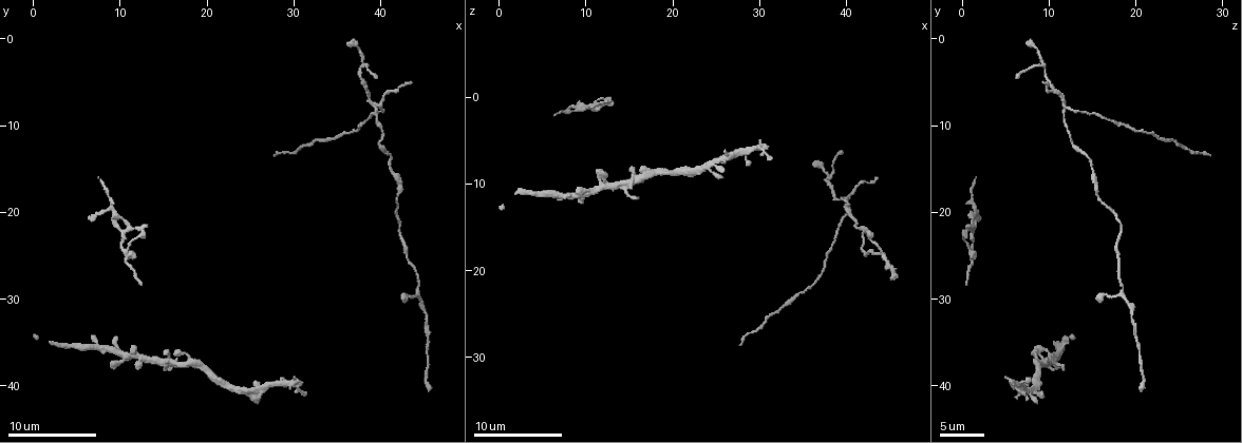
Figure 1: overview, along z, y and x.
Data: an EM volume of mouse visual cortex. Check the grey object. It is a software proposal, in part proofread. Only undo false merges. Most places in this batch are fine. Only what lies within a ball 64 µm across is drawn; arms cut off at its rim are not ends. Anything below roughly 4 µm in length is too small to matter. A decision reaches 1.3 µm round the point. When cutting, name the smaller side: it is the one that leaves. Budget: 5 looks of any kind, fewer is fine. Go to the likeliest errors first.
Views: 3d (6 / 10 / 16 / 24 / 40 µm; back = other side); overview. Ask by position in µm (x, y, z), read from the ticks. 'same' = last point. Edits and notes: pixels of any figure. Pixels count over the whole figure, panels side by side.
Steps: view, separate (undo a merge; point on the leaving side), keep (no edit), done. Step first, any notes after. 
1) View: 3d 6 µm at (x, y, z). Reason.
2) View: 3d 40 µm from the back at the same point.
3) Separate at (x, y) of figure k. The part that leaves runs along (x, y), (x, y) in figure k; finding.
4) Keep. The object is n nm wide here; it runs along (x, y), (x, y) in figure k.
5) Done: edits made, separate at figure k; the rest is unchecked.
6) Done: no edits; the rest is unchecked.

View: 3d 10 µm at (40.0, 7.8, 12.2). Four arms meet.

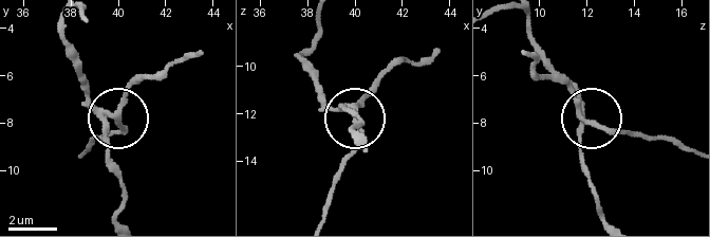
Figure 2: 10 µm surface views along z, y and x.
Separate at (127, 89) of figure 2. A second neuron is stuck on.

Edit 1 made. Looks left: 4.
View: overview.

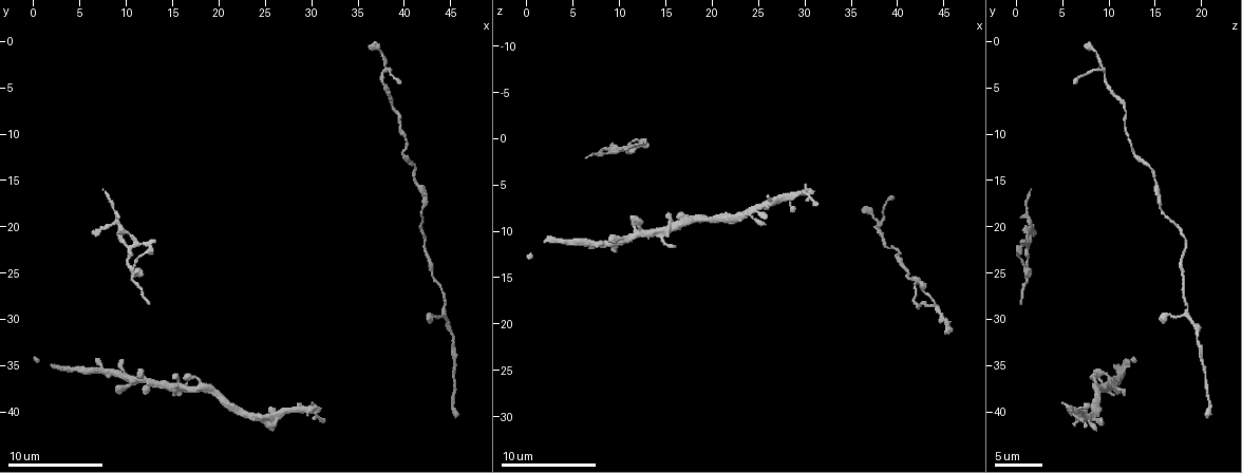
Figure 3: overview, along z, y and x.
View: 3d 6 µm at (44.0, 29.0, 18.4). Two arms in line, one across.

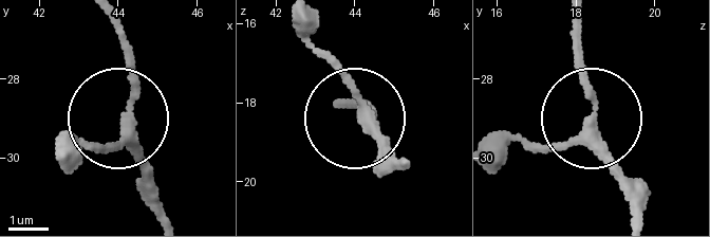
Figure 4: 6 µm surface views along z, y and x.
View: 3d 6 µm from the back at (44.30, 29.20, 18.35). From behind.

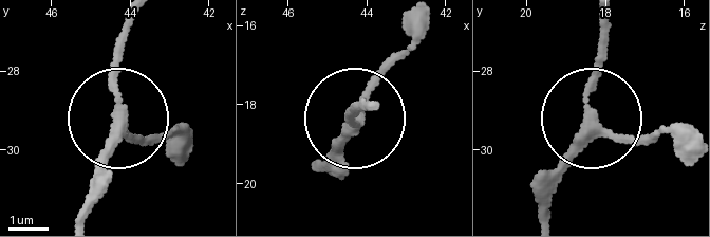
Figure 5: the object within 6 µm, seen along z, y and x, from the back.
Keep. The side arm is 12 µm long; it runs along (426, 20), (328, 168) in figure 5; one neuron here.

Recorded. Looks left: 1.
View: 3d 6 µm at (42.0, 17.8, 15.4). Thick turns thin.

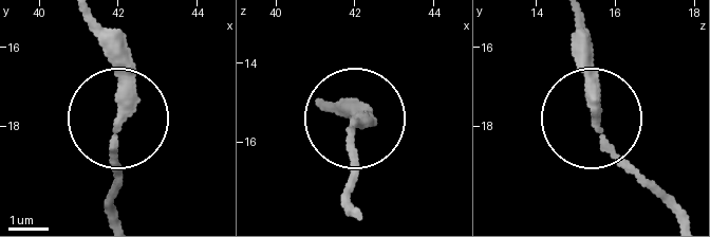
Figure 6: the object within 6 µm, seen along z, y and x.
Keep. All the same neuron.

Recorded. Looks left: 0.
Done: edits made, separate at figure 2; the rest is unchecked.

